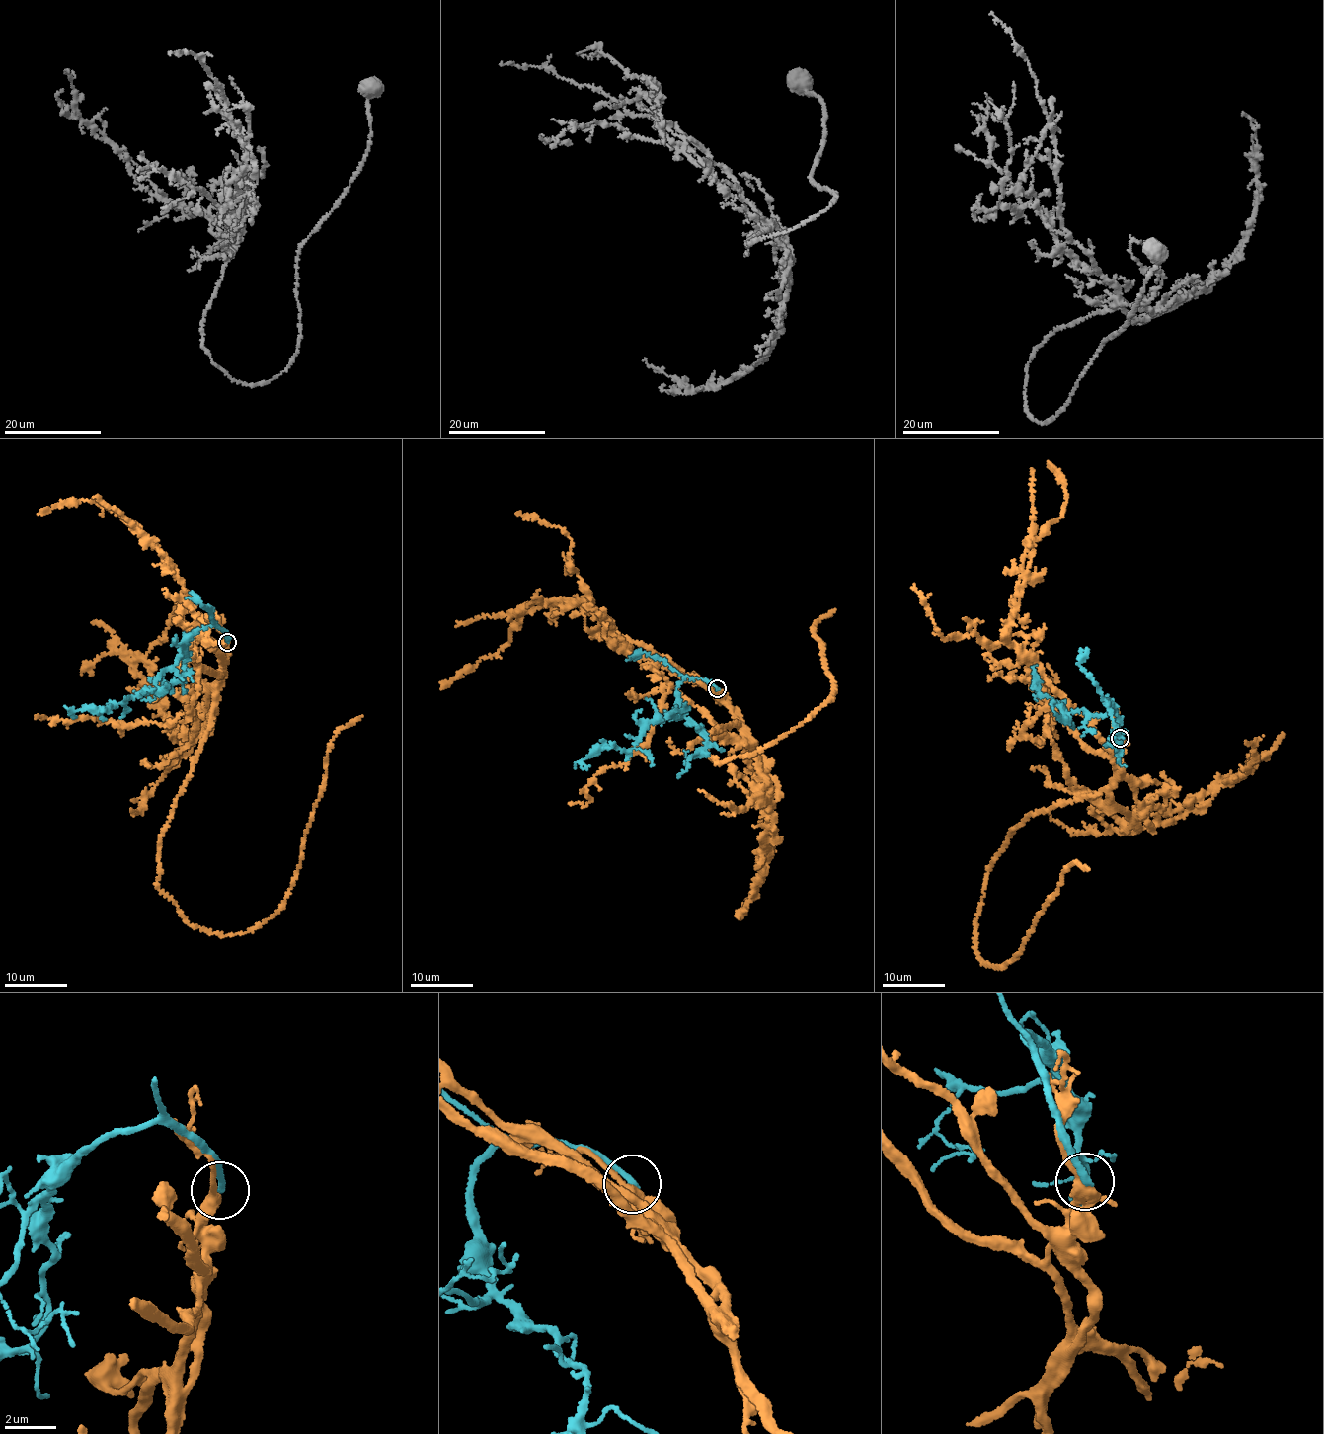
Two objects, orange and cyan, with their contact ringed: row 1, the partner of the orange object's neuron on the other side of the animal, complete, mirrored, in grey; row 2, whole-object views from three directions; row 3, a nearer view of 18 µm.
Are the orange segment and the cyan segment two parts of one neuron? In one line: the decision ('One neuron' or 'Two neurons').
Two neurons

